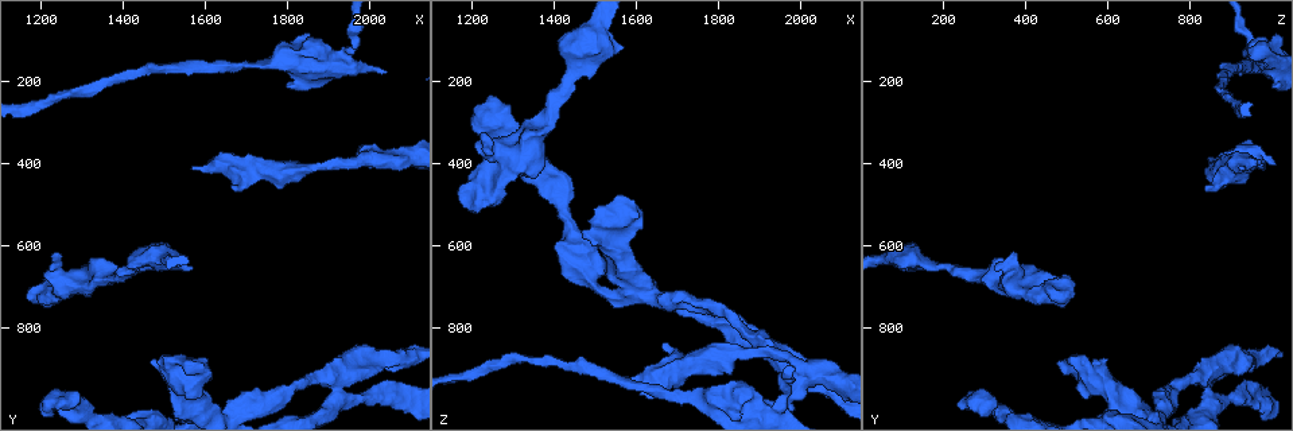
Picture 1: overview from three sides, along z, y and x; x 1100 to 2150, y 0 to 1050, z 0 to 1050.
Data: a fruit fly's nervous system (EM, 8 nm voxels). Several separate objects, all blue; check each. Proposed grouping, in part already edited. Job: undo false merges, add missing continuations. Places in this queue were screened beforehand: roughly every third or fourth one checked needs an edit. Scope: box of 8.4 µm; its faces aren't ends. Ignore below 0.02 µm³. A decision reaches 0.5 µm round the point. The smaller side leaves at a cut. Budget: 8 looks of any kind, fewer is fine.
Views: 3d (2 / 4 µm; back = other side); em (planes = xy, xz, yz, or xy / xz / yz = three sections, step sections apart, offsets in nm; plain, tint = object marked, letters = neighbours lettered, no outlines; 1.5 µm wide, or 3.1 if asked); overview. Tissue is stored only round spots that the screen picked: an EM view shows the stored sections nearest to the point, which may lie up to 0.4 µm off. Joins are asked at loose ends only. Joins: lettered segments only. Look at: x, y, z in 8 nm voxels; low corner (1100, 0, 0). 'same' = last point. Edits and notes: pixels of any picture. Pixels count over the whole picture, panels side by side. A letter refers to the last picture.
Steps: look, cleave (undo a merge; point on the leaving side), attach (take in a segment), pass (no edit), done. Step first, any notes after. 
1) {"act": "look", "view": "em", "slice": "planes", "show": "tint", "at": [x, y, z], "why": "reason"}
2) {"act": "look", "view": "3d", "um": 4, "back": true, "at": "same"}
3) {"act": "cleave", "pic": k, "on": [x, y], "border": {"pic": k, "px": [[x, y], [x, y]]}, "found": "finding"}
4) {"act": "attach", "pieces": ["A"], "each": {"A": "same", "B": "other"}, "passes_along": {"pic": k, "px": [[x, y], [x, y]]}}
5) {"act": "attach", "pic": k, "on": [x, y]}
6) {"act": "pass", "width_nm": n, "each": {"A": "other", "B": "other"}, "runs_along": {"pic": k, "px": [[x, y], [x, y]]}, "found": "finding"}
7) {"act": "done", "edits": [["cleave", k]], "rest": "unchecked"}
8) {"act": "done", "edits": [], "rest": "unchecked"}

{"act": "look", "view": "3d", "um": 2, "at": [1240, 985, 225], "why": "an open end"}

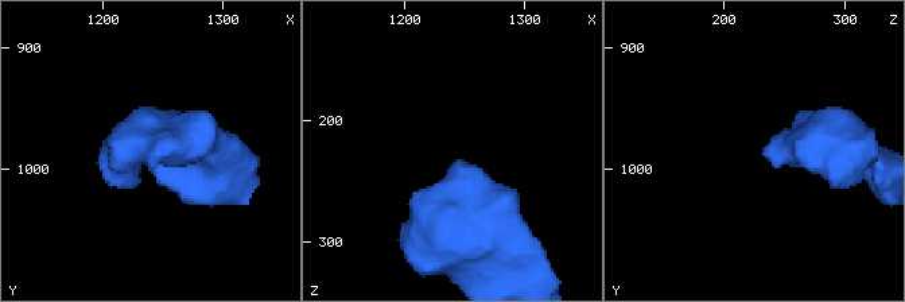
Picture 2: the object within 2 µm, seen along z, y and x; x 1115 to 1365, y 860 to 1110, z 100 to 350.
{"act": "look", "view": "em", "slice": "planes", "show": "letters", "at": [1246, 986, 232], "why": "need the tissue"}

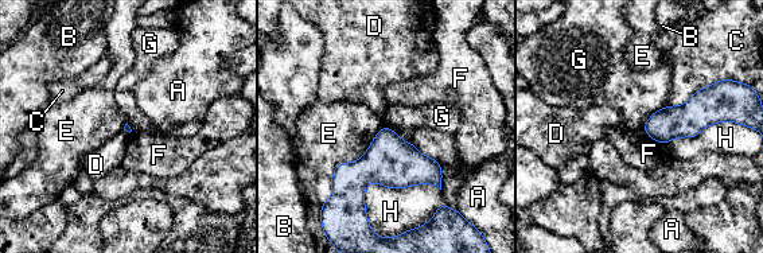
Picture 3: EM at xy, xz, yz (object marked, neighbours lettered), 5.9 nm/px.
{"act": "pass", "each": {"A": "other", "B": "other", "C": "other", "D": "other", "E": "other", "F": "other", "G": "other", "H": "other"}, "found": "none of them fits"}

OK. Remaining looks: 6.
{"act": "look", "view": "3d", "um": 2, "at": [1240, 610, 370], "why": "an open end"}

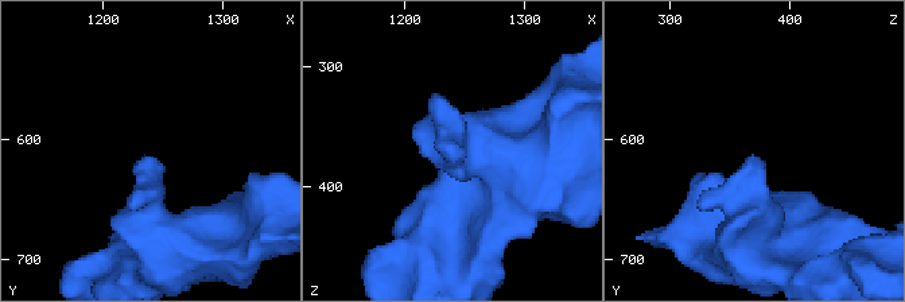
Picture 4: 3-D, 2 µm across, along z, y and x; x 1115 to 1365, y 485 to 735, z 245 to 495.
{"act": "look", "view": "em", "slice": "planes", "show": "tint", "at": [1240, 614, 374]}

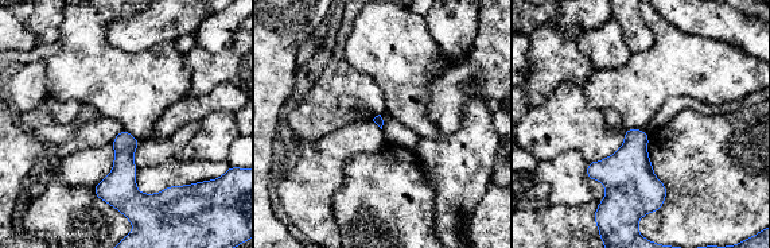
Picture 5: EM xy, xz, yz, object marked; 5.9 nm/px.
{"act": "look", "view": "em", "slice": "planes", "show": "letters", "at": "same", "why": "see the neighbours"}

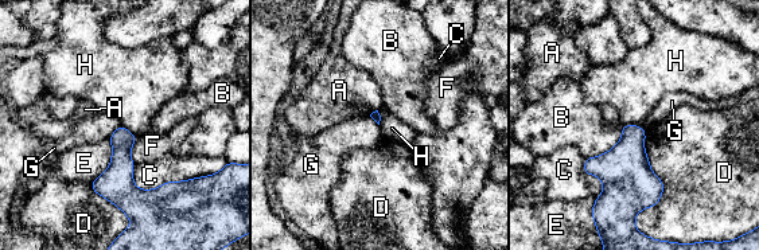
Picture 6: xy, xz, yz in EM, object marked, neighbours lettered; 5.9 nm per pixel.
{"act": "pass", "longest_contact_nm": ["D", 550], "each": {"A": "other", "B": "other", "C": "other", "D": "other", "E": "other", "F": "other", "G": "other", "H": "other"}, "found": "none of them fits"}

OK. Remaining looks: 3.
{"act": "look", "view": "3d", "um": 2, "at": [1660, 450, 835], "why": "an open end"}

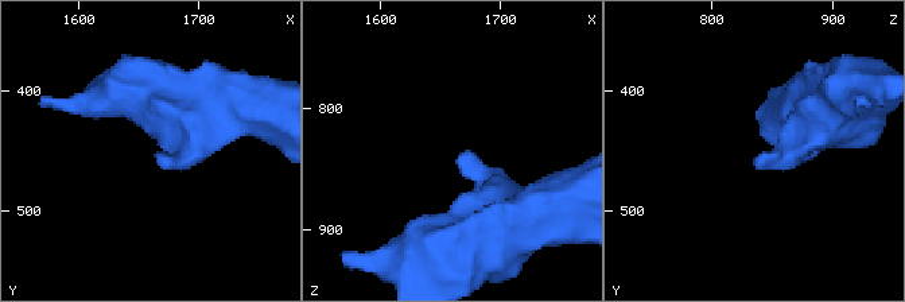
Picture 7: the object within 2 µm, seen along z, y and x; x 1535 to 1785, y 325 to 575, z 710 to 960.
{"act": "look", "view": "em", "slice": "xz", "step": 4, "show": "letters", "at": [1666, 450, 836]}

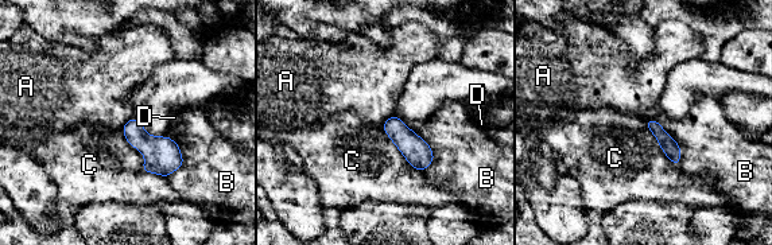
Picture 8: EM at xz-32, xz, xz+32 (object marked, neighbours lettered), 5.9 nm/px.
{"act": "pass", "each": {"A": "other", "B": "other", "C": "other", "D": "other"}, "border": {"pic": 8, "px": [[131, 117], [121, 128]]}, "found": "no lettered segment goes on from it"}

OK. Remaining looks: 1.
{"act": "done", "edits": [], "rest": "unchecked"}

